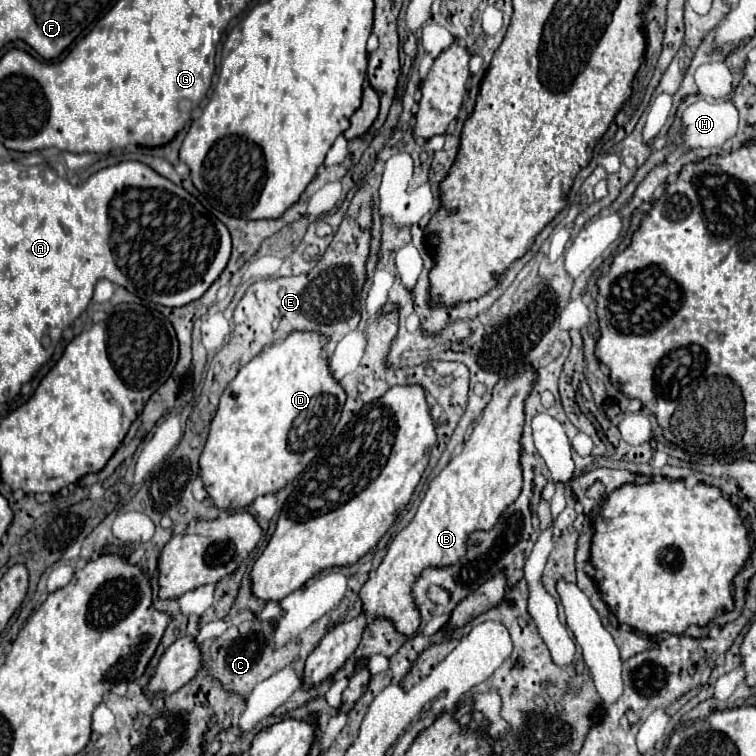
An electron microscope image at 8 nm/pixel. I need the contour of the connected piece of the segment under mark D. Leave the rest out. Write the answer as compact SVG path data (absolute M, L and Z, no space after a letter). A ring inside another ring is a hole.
M295 331L285 341L267 347L261 355L251 359L227 385L199 459L199 475L215 507L241 509L251 505L259 495L277 493L307 467L331 437L345 405L345 391L329 373L327 359L321 357L323 345L323 335Z

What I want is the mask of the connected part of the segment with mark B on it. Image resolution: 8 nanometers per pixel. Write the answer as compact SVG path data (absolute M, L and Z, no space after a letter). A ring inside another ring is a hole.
M521 367L513 379L501 379L493 389L493 399L485 407L481 421L473 427L461 453L431 481L413 521L397 533L391 541L381 565L369 573L367 583L359 591L365 617L385 617L395 629L413 637L419 629L421 617L413 601L413 583L427 567L455 565L467 553L467 539L473 531L489 531L501 513L521 493L521 433L523 433L523 405L535 381L535 369Z

